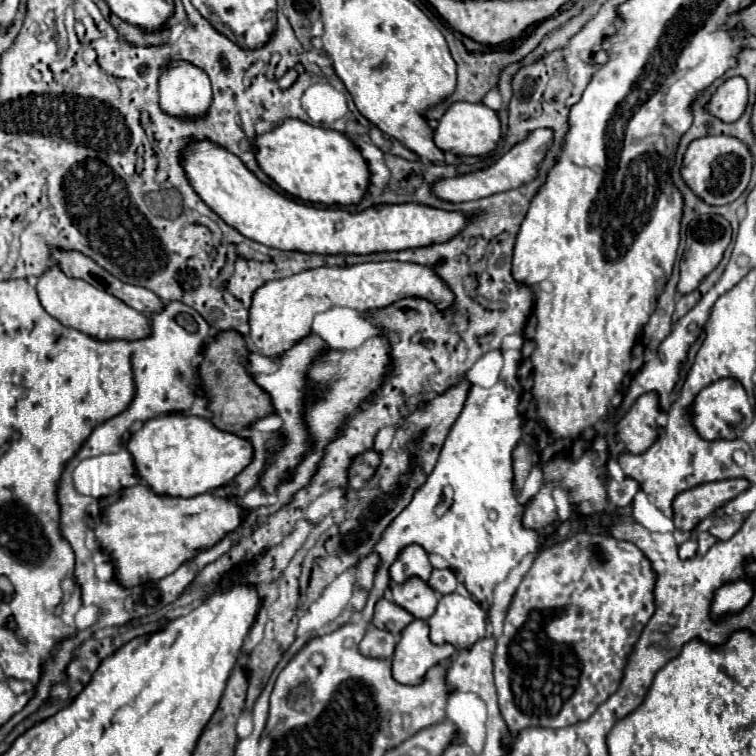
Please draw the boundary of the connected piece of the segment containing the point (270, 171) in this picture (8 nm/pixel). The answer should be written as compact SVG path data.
M286 119L282 123L274 125L272 131L256 135L254 147L256 147L256 161L258 161L260 169L280 189L284 189L286 193L290 193L292 197L298 197L302 201L322 203L322 205L352 205L352 203L358 203L368 191L368 179L370 179L368 165L366 165L364 157L360 155L358 147L344 133L316 127L316 125L304 123L300 119Z

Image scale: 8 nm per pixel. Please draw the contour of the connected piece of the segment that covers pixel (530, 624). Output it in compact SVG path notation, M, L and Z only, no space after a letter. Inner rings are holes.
M580 531L580 533L564 539L562 543L558 543L550 549L544 549L540 555L536 555L532 567L522 577L522 581L516 589L514 601L512 601L508 615L506 615L506 621L504 621L504 635L498 637L496 651L494 651L494 679L496 679L496 689L498 689L498 705L500 705L502 717L504 717L506 725L510 727L512 733L522 731L526 727L538 727L538 725L540 727L552 727L552 729L576 725L578 721L586 721L598 709L598 705L602 705L612 693L616 693L616 689L624 677L628 655L634 649L642 629L646 627L646 623L650 621L650 617L656 611L656 601L654 601L654 581L656 579L658 579L658 575L654 573L648 557L634 543L620 541L620 539L606 537L606 535L588 535L588 533ZM596 547L602 549L604 561L594 555Z

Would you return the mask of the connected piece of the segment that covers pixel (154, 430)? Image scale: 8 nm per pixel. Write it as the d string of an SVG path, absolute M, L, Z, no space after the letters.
M164 415L146 421L126 443L128 453L134 459L136 475L150 487L156 495L170 497L194 497L210 493L224 483L230 483L252 459L252 445L248 439L216 429L208 419L202 417L184 417L184 415Z

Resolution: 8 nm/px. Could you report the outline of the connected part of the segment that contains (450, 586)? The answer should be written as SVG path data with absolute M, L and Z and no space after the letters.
M434 569L428 579L428 585L442 595L452 593L456 589L456 577L450 569Z

